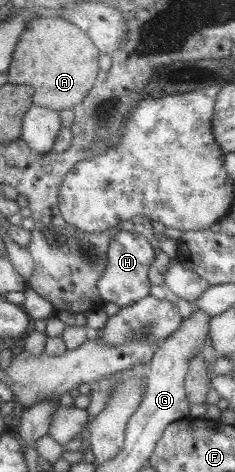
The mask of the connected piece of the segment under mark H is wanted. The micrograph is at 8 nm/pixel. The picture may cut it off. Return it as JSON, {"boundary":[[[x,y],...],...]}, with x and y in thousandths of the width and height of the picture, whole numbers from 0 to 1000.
{"boundary":[[[528,487],[485,492],[451,538],[455,559],[438,585],[413,595],[409,612],[434,640],[549,648],[634,623],[630,572],[660,536],[638,517],[596,498]]]}

